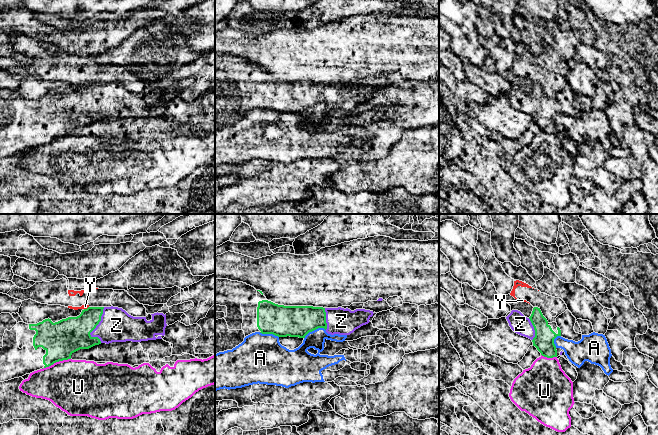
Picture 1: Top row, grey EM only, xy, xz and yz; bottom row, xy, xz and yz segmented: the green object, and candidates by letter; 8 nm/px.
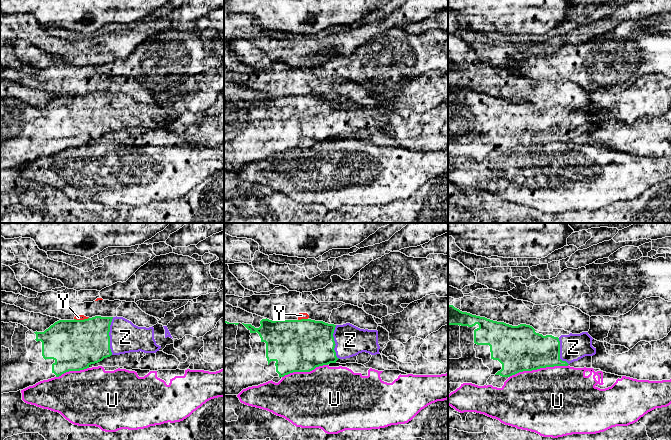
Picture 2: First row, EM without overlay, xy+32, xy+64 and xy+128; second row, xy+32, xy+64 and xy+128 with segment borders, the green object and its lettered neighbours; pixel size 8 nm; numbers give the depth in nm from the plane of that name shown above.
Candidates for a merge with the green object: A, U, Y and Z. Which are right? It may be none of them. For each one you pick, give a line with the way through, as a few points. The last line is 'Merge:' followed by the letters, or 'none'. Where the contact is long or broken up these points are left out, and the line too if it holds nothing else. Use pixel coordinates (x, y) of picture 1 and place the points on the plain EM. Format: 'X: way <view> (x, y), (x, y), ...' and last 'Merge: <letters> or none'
Merge: Z

